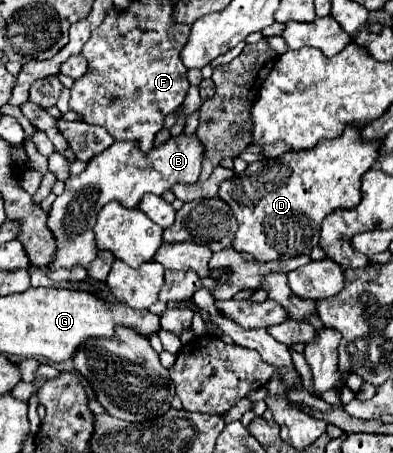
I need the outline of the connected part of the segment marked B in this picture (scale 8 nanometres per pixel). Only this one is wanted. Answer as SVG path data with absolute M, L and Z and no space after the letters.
M181 134L177 138L169 138L163 146L153 148L149 154L143 154L133 142L115 142L113 146L109 146L109 150L97 154L97 158L91 158L87 162L87 168L79 176L73 176L65 182L65 192L57 196L51 206L47 226L55 236L57 250L47 270L71 270L77 264L91 264L97 256L97 244L93 238L95 218L107 202L117 200L125 208L137 208L143 194L147 192L161 196L177 182L195 184L201 174L201 160L203 148L195 134Z

